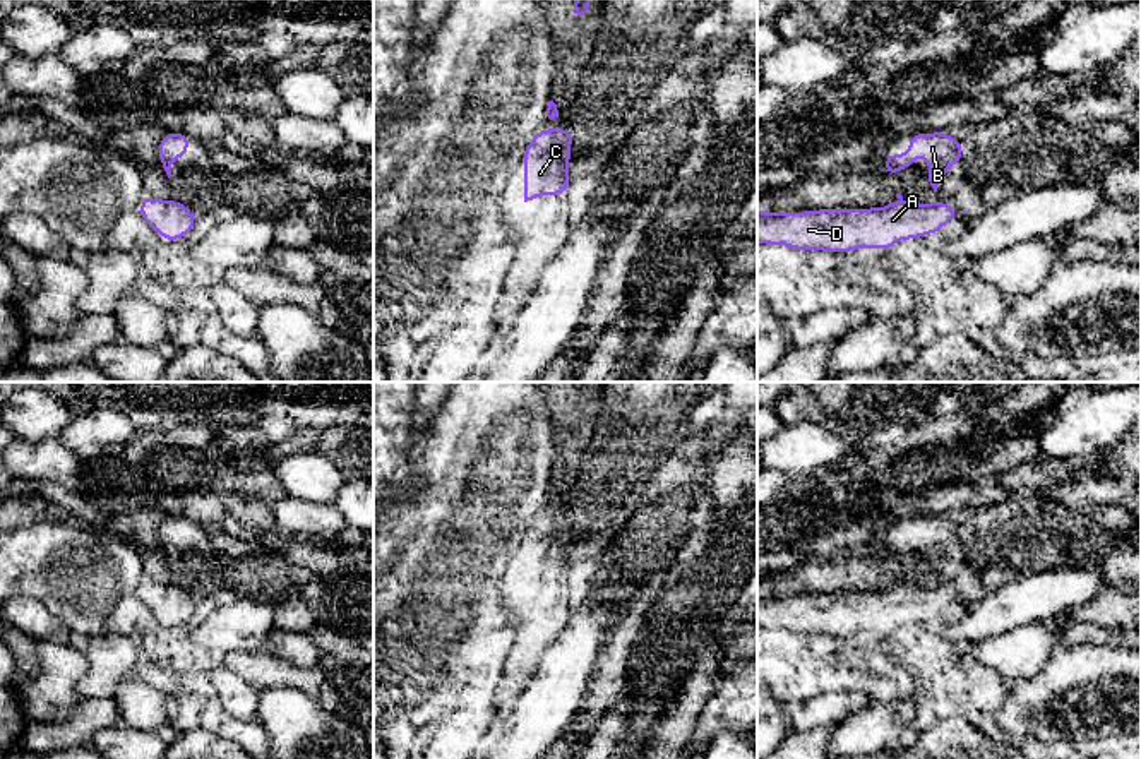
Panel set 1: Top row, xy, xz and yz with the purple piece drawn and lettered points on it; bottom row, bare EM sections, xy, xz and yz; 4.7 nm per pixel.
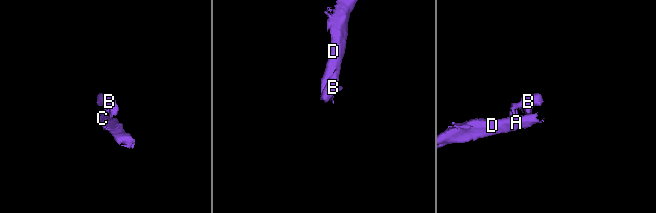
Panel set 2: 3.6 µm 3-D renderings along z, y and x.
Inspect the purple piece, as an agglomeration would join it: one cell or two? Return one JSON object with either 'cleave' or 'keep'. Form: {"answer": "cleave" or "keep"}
{"answer": "cleave"}

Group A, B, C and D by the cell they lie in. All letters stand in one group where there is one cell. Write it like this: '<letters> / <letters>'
A C D / B

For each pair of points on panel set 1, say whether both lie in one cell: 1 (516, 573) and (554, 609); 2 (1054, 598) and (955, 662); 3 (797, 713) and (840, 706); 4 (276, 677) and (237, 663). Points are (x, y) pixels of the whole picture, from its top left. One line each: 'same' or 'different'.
1: different
2: same
3: same
4: same

